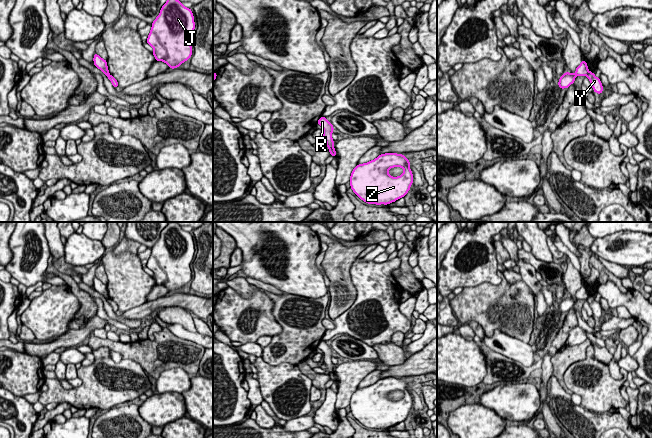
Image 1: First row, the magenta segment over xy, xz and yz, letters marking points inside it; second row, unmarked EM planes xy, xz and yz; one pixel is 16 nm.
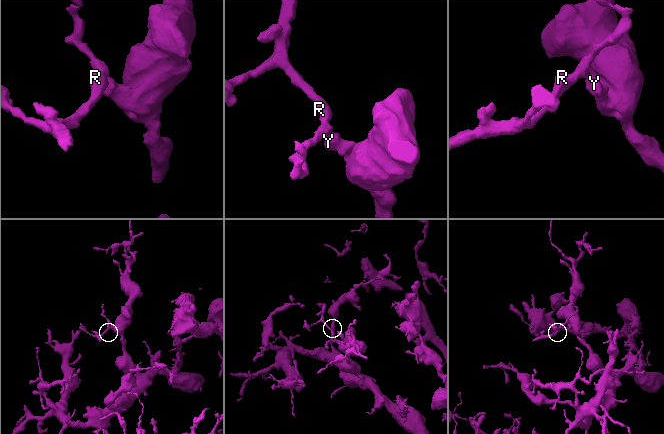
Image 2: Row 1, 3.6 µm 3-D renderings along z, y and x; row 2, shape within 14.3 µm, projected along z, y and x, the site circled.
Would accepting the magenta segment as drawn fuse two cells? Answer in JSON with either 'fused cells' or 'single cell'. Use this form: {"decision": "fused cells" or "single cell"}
{"decision": "fused cells"}

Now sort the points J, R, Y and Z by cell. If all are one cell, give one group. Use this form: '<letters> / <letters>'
J Y Z / R

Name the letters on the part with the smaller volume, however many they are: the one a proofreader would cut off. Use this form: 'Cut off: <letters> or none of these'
Cut off: R

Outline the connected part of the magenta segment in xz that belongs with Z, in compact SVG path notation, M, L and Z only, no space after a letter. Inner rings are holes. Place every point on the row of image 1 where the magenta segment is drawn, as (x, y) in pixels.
M386 153L368 163L358 164L352 171L350 185L353 192L368 204L385 204L404 197L413 183L410 161L403 154ZM402 167L404 173L392 177L388 170Z

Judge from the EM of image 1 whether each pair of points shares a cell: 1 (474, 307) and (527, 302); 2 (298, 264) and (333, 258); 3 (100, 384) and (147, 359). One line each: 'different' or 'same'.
1: same
2: different
3: different

